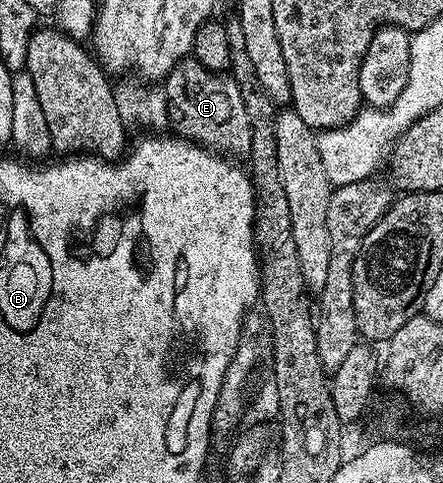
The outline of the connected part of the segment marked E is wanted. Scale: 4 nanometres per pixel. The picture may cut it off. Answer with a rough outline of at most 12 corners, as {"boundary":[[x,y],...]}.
{"boundary":[[185,58],[162,87],[175,135],[247,157],[250,117],[231,75]]}

